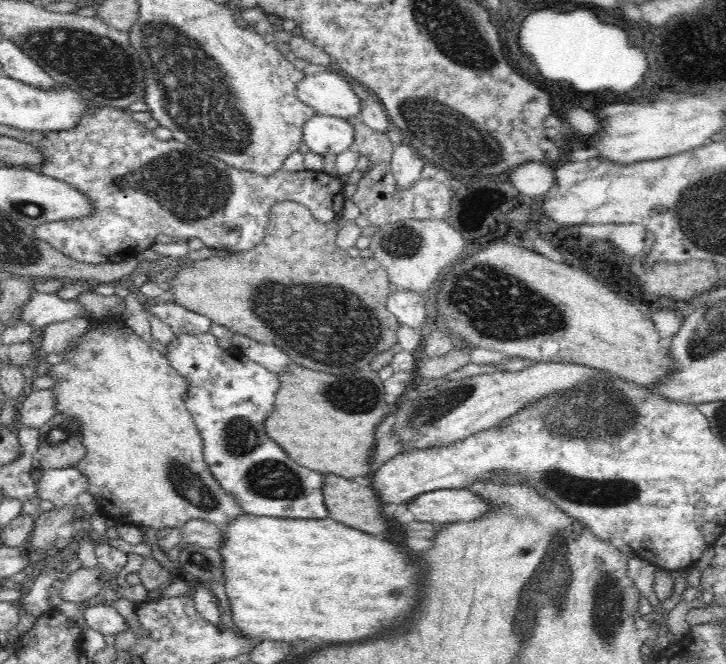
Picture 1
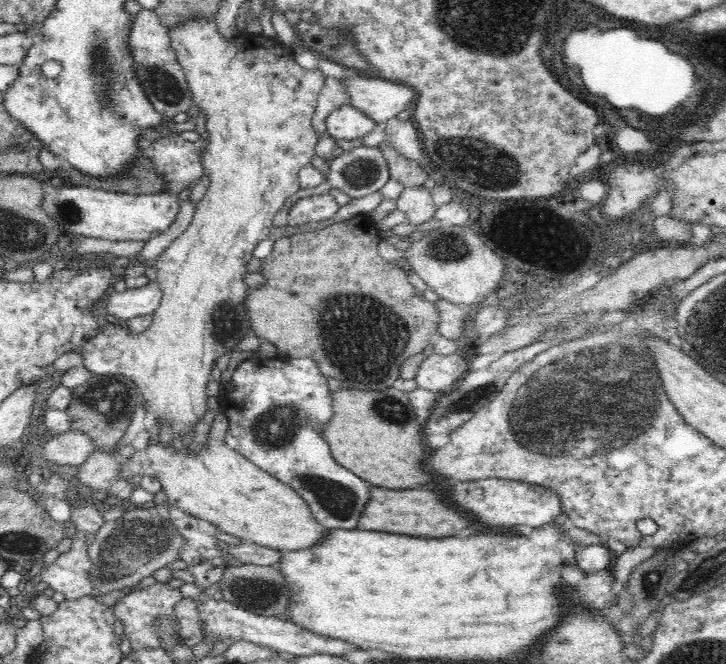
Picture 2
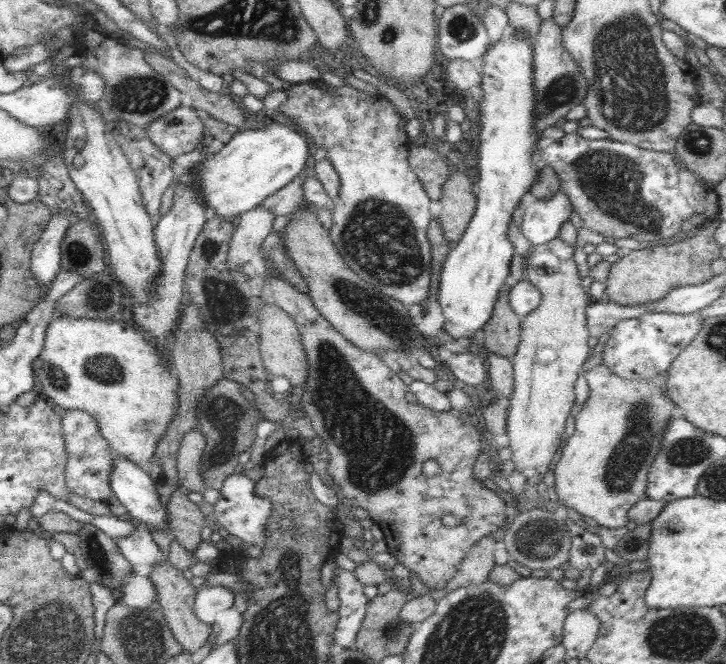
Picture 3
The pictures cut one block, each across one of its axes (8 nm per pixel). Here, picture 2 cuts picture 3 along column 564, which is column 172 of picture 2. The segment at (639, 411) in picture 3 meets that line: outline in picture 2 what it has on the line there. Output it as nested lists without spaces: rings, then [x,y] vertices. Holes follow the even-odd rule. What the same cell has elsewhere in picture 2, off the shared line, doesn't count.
[[[223,414],[216,416],[208,432],[207,440],[203,448],[198,450],[198,454],[186,452],[180,440],[173,440],[168,446],[164,446],[158,440],[149,441],[145,450],[134,450],[132,455],[125,459],[122,458],[119,478],[129,481],[133,476],[158,479],[162,486],[161,490],[167,494],[169,506],[182,509],[190,514],[190,517],[200,520],[207,528],[213,527],[213,529],[224,531],[243,541],[261,544],[282,552],[310,548],[319,543],[329,529],[320,525],[312,517],[310,507],[293,488],[282,484],[226,444],[225,436],[228,427],[229,420],[226,416]]]

